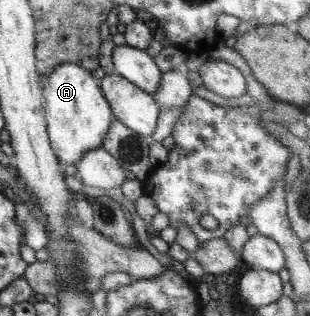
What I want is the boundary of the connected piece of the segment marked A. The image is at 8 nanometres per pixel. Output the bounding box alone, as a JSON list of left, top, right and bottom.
[43,62,116,166]

